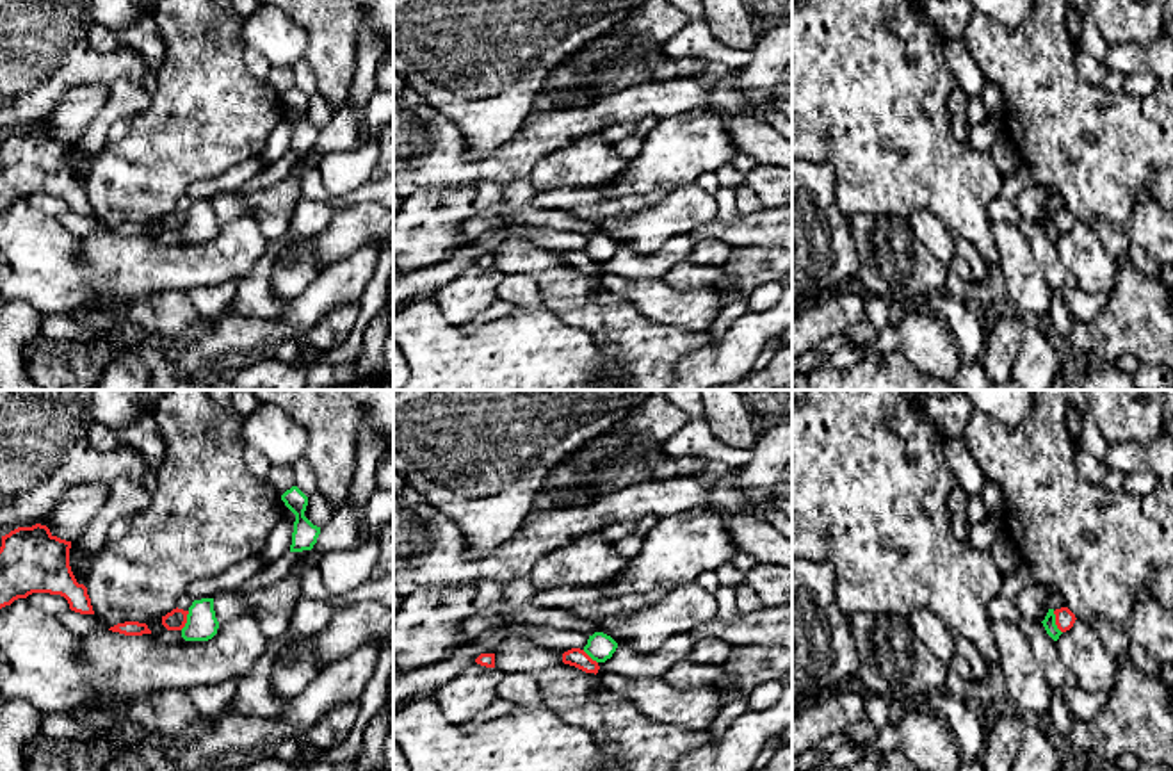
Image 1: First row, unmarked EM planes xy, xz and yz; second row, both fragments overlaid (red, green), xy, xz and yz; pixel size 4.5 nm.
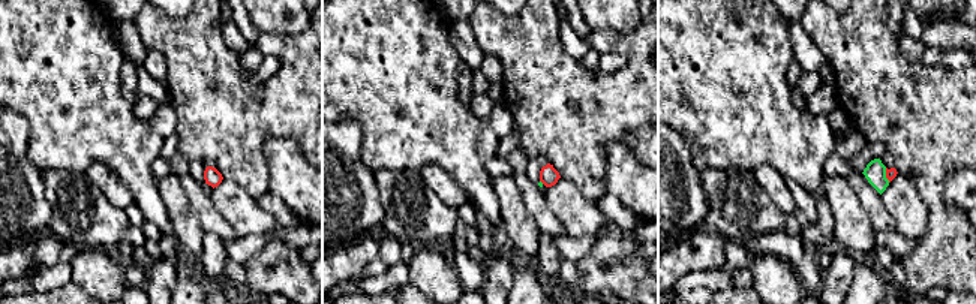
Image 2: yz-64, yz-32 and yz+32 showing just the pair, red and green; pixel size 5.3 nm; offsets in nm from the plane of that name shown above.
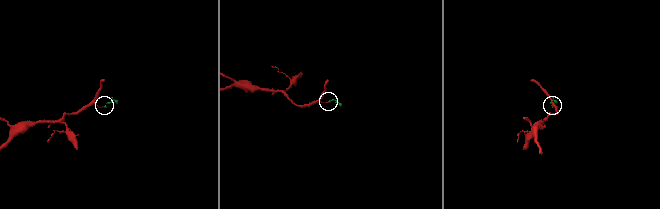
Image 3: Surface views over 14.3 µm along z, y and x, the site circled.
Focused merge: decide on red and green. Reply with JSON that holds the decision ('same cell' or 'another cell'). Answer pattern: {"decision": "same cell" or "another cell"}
{"decision": "another cell"}

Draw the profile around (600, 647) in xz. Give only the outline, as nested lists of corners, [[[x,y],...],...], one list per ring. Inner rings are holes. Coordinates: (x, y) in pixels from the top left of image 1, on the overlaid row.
[[[595,632],[589,636],[587,645],[584,646],[584,652],[596,662],[605,662],[607,659],[612,657],[616,652],[618,643],[603,634],[603,632]]]

